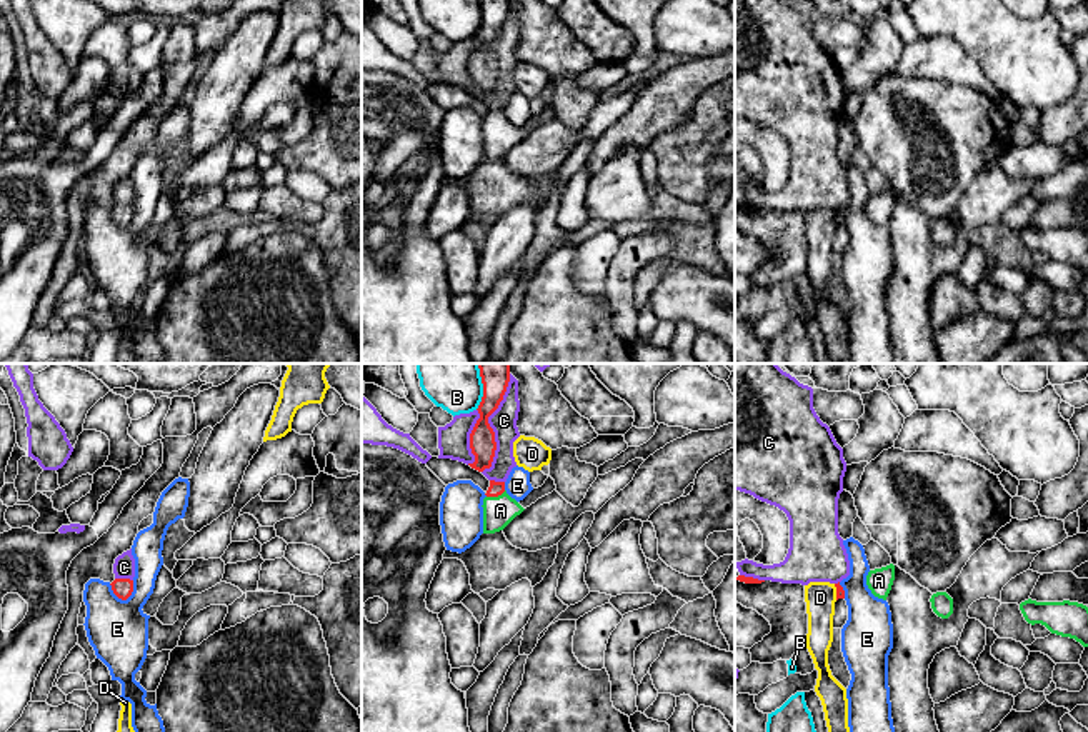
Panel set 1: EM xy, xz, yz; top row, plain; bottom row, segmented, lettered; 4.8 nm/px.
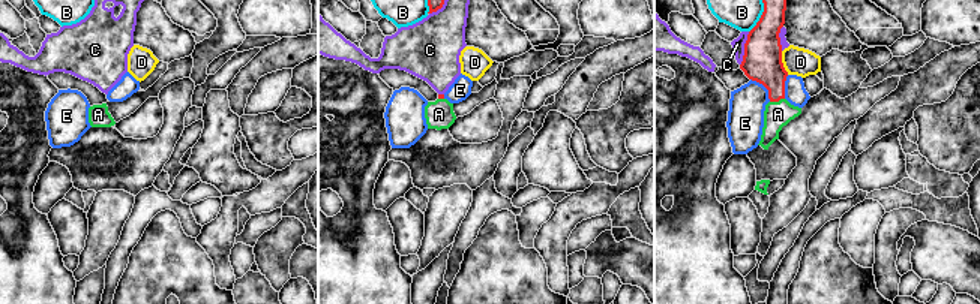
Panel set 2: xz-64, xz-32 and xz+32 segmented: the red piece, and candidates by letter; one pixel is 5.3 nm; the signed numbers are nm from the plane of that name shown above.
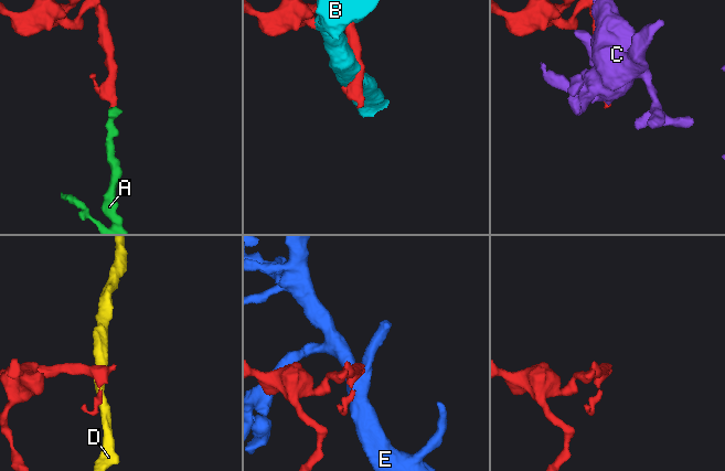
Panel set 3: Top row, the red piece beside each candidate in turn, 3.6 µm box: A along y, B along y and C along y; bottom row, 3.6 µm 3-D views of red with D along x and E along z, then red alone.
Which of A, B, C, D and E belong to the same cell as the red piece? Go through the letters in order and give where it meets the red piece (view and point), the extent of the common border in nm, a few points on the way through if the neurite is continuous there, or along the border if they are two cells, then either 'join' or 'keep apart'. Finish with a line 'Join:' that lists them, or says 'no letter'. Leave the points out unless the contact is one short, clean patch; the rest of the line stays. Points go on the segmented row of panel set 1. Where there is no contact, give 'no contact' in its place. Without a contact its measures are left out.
A: contact xz (495, 496); length 100 nm; way xz (495, 489), (495, 496), (500, 511); join
B: contact xz (484, 387); length 220 nm; keep apart
C: contact xz (489, 424); length 500 nm; keep apart
D: contact yz (837, 592); length 80 nm; border yz (833, 584), (837, 599); keep apart
E: contact xy (120, 597); length 130 nm; border xy (109, 584), (122, 599), (134, 591); keep apart
Join: A

